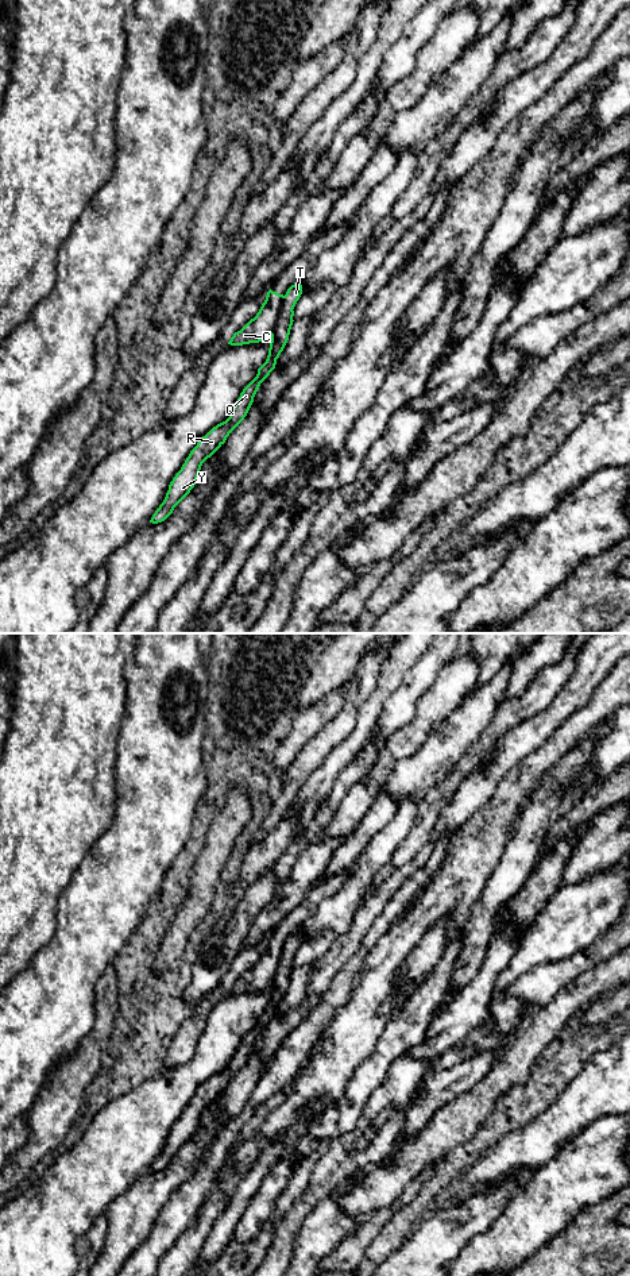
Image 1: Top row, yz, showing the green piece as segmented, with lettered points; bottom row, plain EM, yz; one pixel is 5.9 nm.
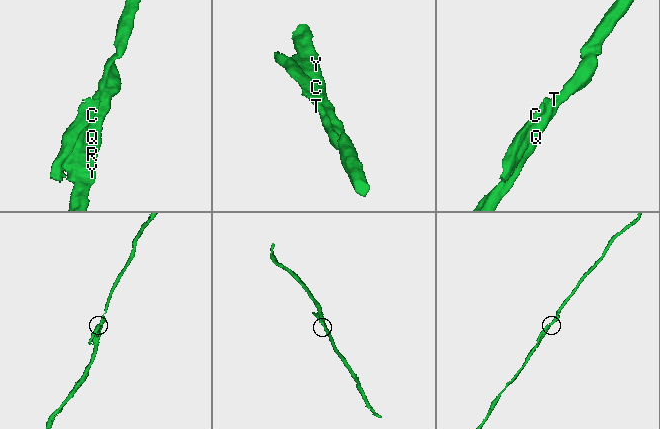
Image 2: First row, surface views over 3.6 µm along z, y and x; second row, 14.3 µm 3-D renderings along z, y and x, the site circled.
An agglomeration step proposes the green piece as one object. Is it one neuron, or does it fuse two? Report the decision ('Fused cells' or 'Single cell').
Fused cells

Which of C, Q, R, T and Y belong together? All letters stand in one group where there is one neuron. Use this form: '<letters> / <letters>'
C / Q R T Y

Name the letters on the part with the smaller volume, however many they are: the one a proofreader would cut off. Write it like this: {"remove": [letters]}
{"remove": ["C"]}

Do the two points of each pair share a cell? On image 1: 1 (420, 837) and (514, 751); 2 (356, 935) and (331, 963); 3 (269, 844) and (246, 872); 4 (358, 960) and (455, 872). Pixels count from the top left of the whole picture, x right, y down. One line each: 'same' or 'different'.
1: different
2: same
3: same
4: different

